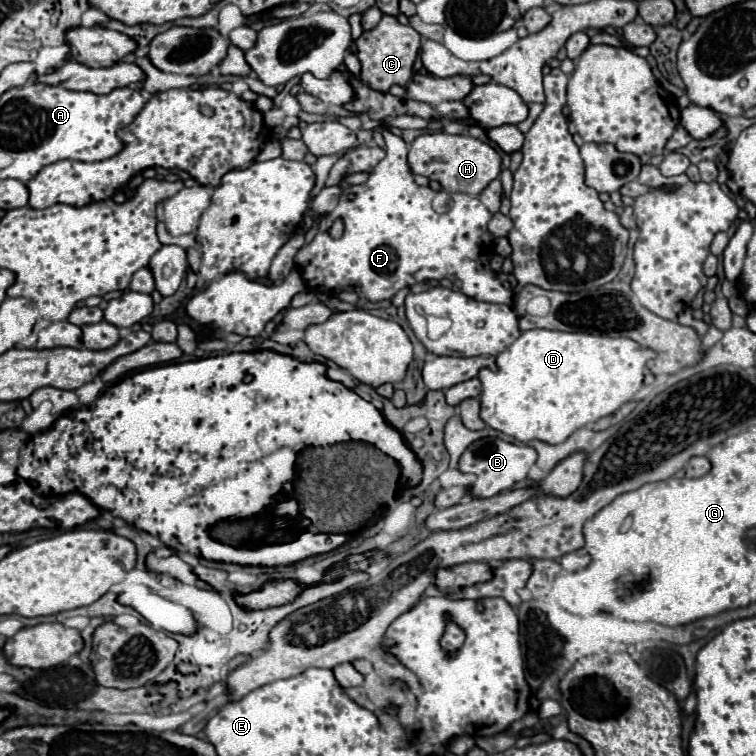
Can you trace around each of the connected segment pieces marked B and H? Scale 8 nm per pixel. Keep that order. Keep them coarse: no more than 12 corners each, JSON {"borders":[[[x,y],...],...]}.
{"borders":[[[474,441],[458,467],[478,475],[474,497],[528,477],[538,453],[524,443]],[[424,133],[410,171],[478,195],[500,155],[470,135]]]}

